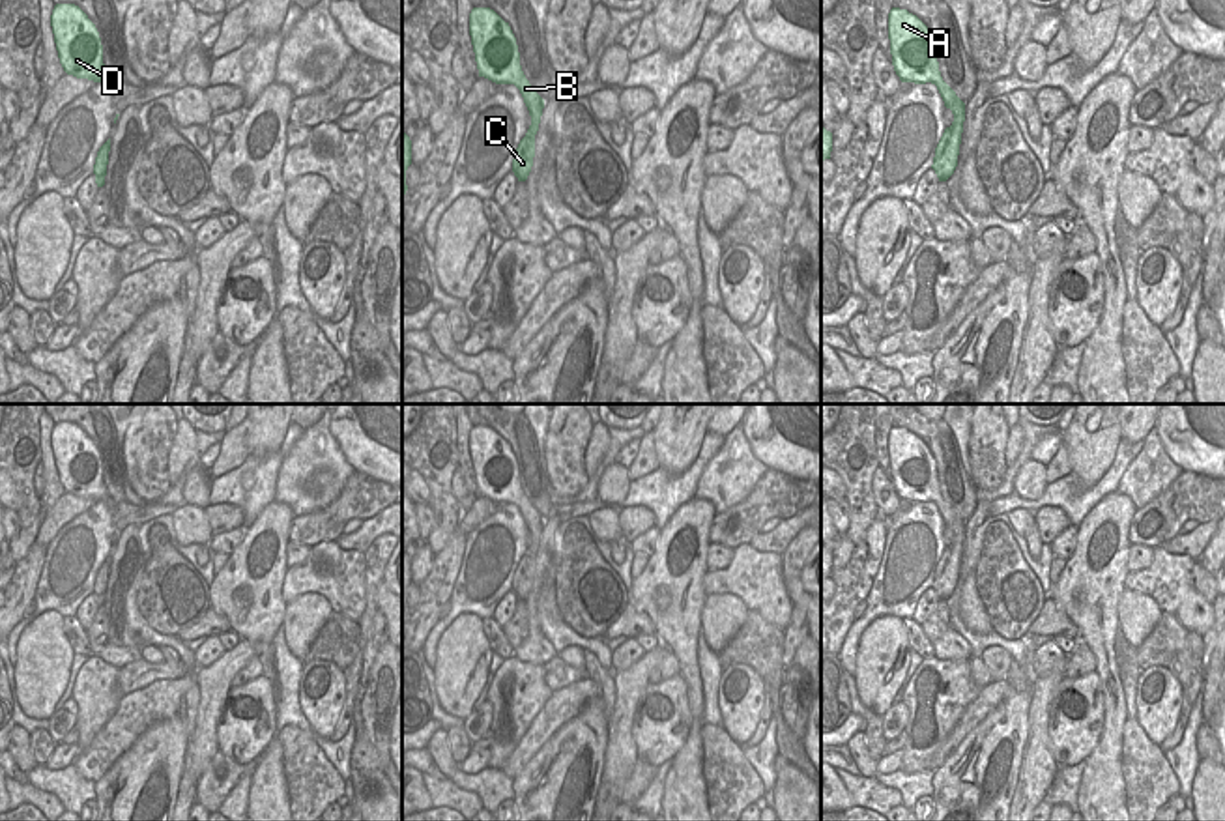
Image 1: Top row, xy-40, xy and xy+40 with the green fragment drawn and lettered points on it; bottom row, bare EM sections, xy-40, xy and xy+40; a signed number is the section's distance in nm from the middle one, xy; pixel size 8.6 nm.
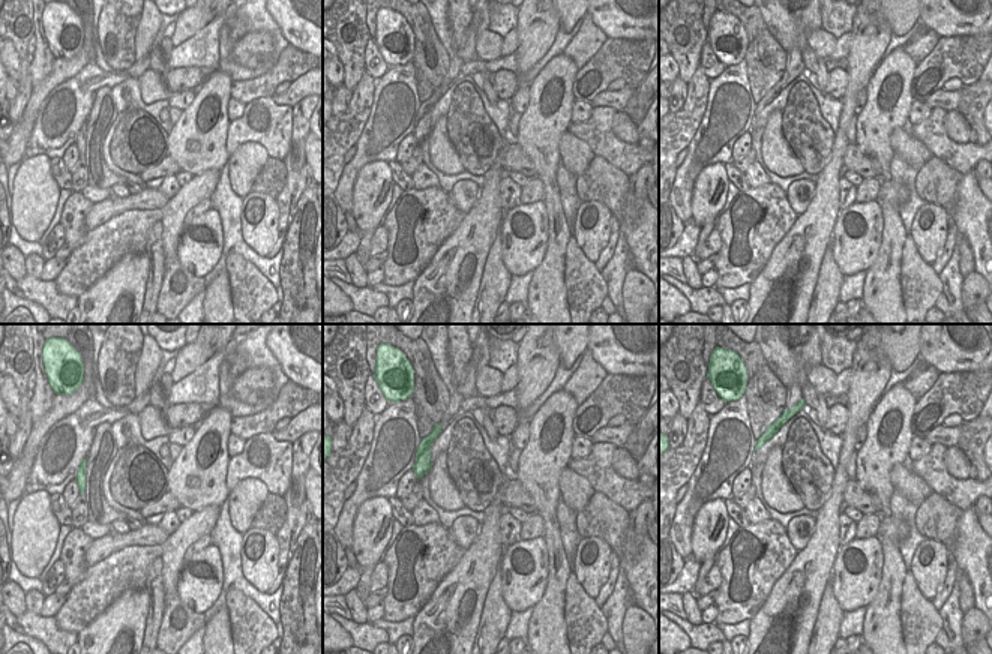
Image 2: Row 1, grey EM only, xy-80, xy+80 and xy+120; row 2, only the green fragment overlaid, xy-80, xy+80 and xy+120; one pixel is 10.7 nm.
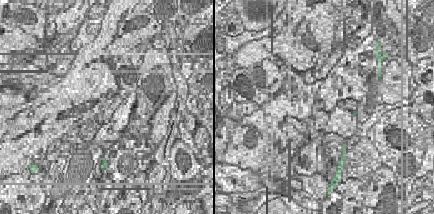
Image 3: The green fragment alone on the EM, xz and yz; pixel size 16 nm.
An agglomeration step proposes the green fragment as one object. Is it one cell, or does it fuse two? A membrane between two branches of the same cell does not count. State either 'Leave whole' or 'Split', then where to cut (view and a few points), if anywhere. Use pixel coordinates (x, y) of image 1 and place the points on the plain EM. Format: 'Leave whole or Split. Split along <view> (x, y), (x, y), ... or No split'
Split. Split along xy+40 (952, 541), (962, 543).

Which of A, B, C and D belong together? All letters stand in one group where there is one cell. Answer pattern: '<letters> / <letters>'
A B D / C

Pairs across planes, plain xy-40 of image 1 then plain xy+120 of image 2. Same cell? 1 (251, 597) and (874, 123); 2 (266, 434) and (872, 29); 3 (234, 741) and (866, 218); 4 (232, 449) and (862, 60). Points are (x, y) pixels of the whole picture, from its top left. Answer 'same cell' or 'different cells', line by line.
1: same cell
2: same cell
3: same cell
4: different cells

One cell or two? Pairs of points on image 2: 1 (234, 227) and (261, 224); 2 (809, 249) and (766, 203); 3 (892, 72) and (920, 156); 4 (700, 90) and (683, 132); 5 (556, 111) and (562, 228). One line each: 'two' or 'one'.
1: two
2: two
3: two
4: one
5: one

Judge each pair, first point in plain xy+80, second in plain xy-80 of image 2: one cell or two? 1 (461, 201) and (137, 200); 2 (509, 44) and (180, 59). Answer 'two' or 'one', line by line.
1: two
2: two

